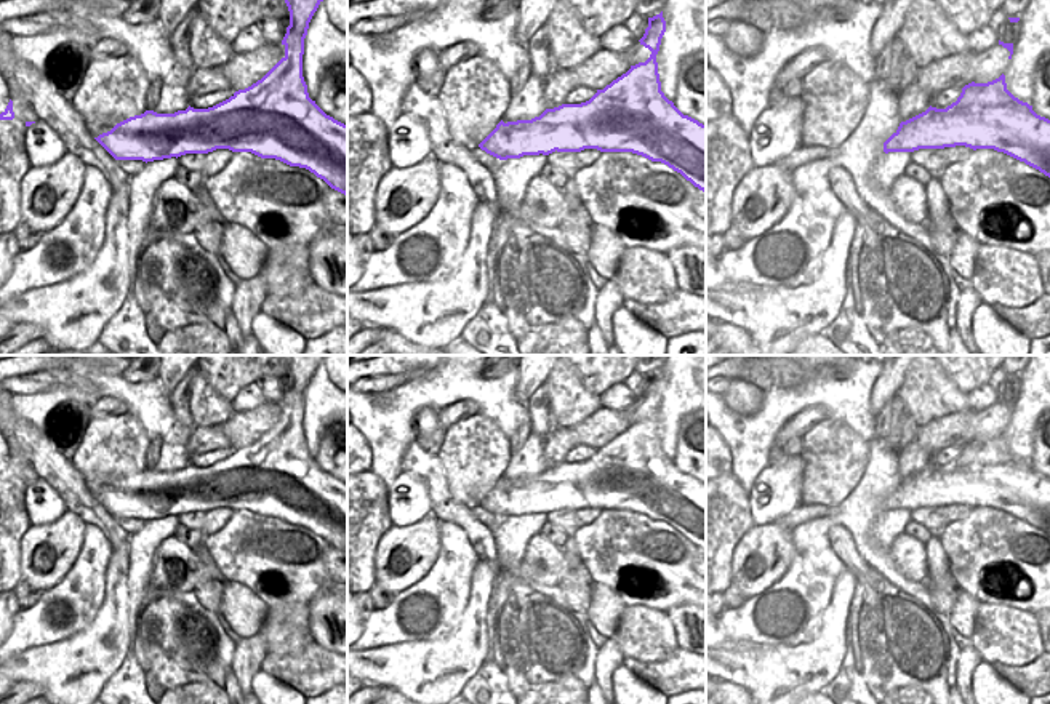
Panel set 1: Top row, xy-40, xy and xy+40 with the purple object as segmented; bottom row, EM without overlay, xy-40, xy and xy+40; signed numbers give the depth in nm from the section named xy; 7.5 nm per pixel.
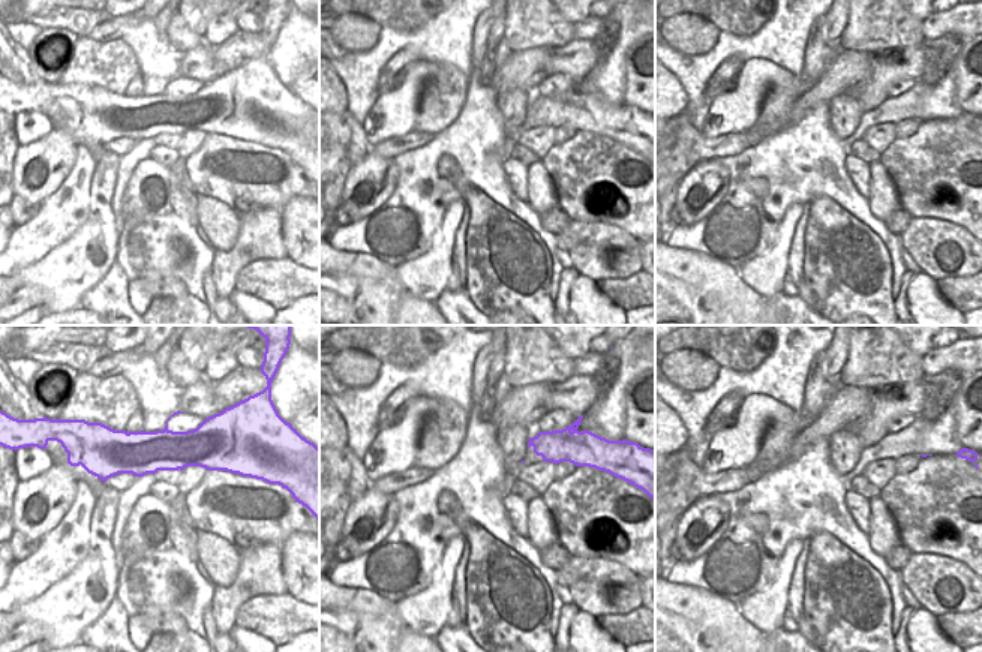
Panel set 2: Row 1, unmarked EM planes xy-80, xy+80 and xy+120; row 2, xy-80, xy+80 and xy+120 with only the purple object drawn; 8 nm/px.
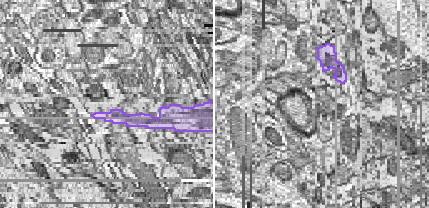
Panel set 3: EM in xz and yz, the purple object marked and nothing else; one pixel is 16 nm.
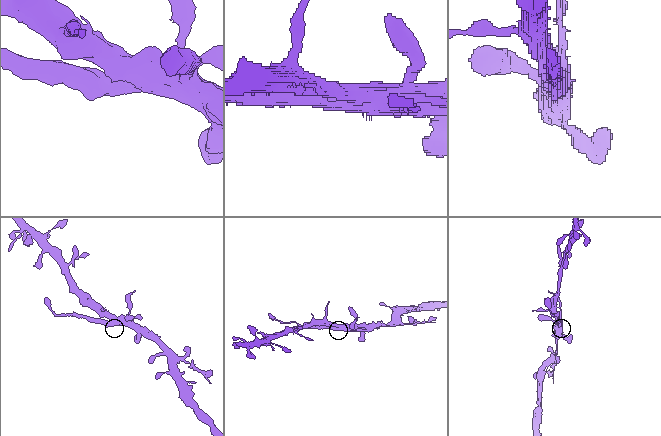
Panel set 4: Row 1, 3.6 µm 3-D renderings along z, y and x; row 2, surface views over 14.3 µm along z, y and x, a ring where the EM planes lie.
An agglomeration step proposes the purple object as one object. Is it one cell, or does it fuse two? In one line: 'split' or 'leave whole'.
split

